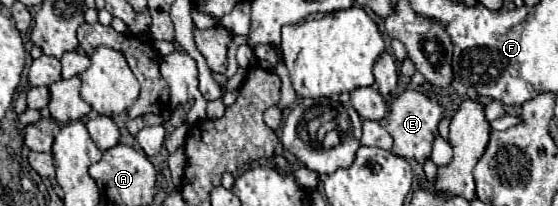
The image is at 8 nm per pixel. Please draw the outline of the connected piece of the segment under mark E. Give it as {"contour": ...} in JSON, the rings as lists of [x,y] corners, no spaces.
{"contour":[[[403,92],[391,102],[391,112],[385,116],[379,124],[391,134],[393,148],[391,152],[401,158],[413,158],[419,164],[425,164],[425,160],[431,156],[431,146],[435,138],[439,136],[439,122],[443,120],[443,108],[439,102],[427,98],[419,92]]]}

